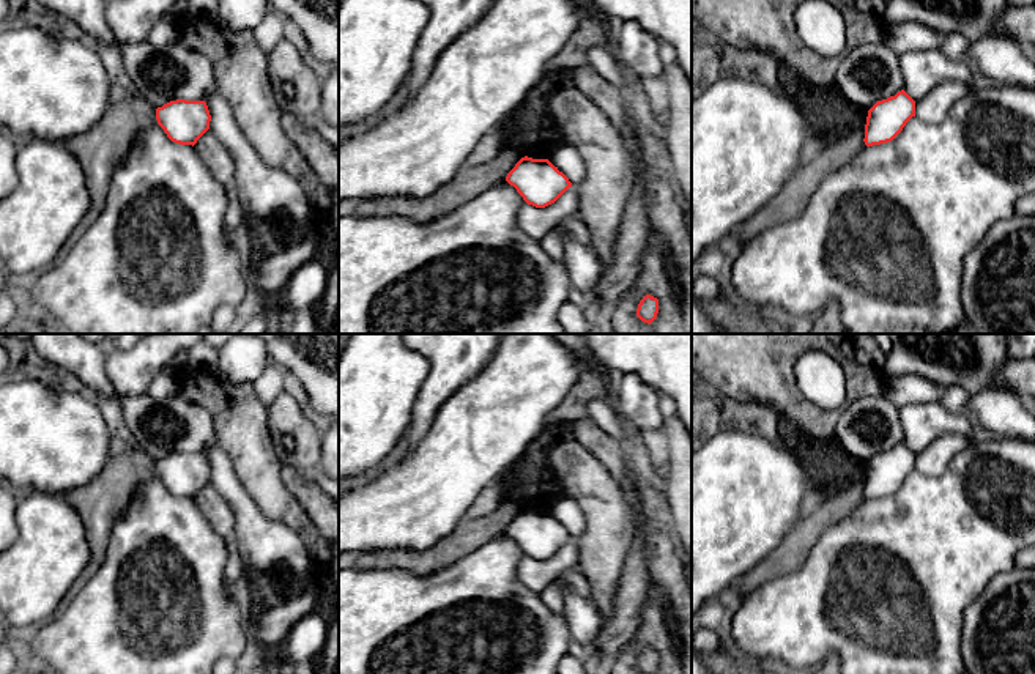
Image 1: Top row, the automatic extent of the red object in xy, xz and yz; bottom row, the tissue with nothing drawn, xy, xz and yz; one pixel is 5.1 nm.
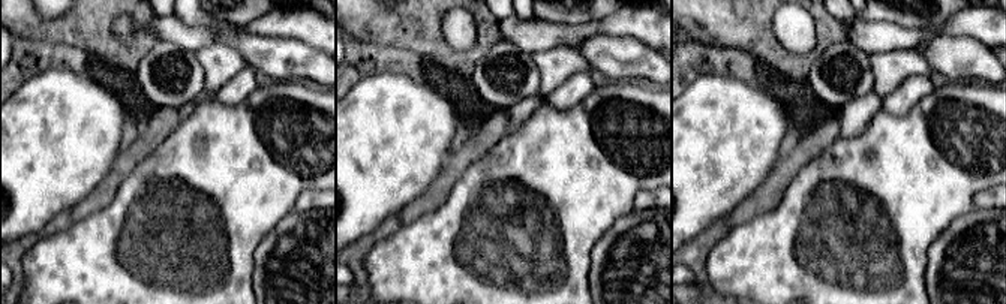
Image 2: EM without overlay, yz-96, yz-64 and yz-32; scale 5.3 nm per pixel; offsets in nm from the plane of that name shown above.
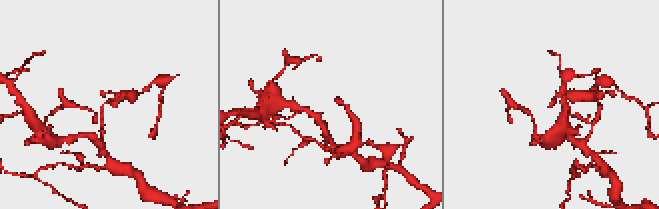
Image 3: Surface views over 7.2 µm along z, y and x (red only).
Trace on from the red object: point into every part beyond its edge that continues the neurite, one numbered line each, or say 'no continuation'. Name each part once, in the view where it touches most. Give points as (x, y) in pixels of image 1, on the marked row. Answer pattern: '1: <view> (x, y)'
no continuation

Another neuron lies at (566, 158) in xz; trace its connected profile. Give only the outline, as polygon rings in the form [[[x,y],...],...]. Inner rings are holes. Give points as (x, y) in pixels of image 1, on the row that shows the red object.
[[[570,145],[556,148],[548,161],[569,178],[572,186],[578,186],[586,176],[584,161],[577,148]]]

